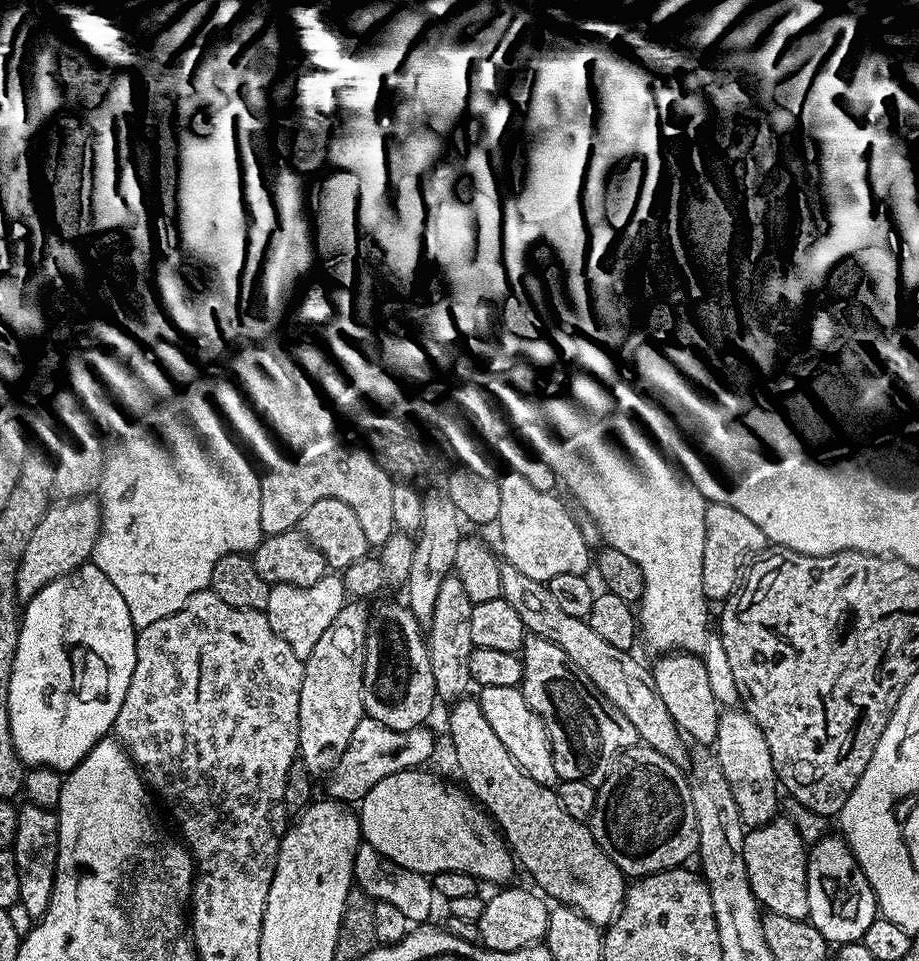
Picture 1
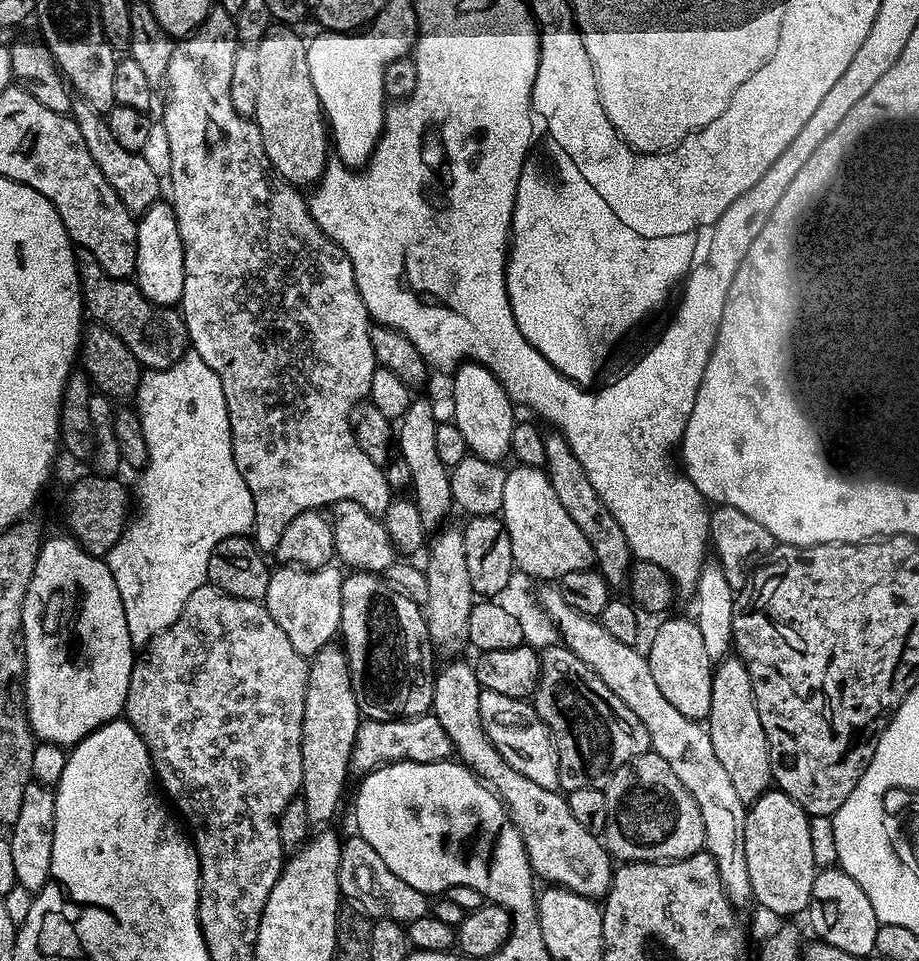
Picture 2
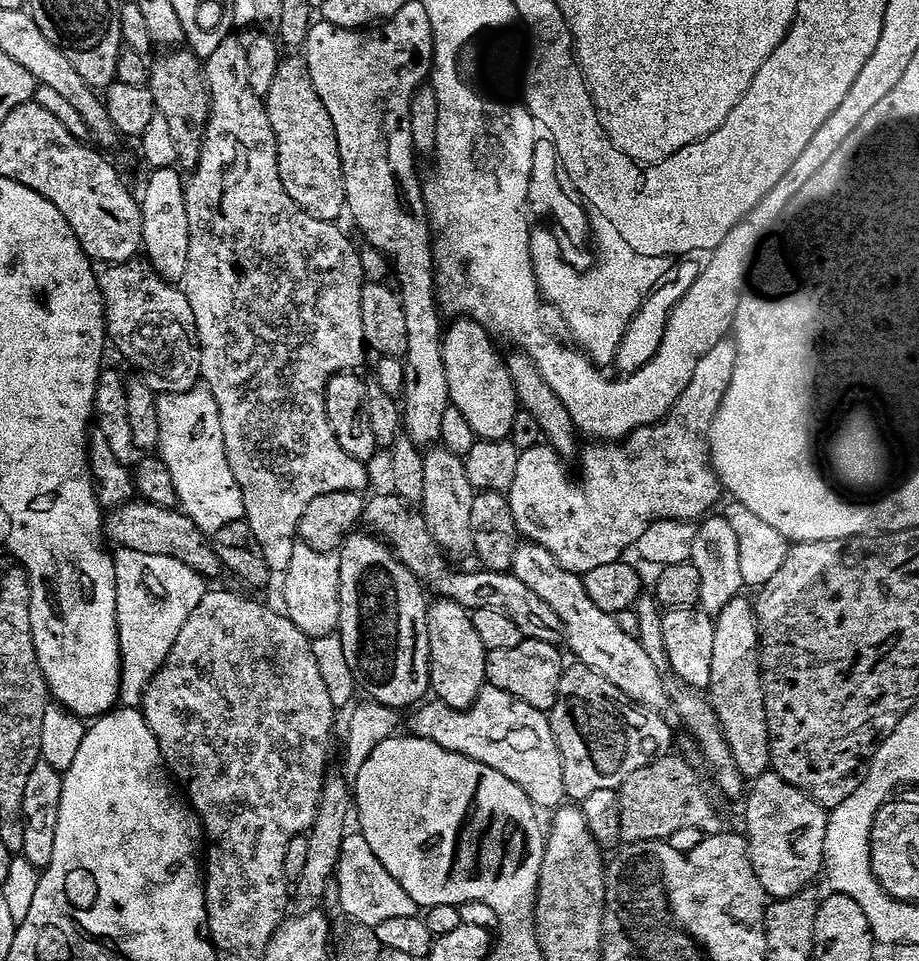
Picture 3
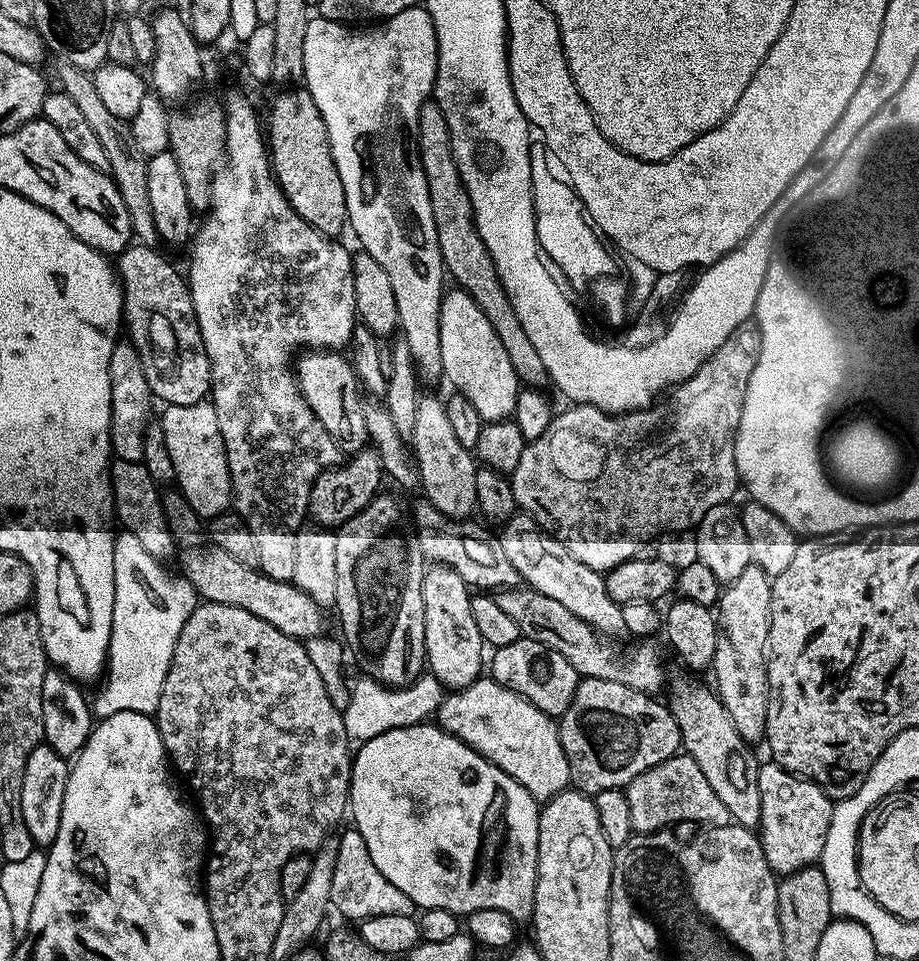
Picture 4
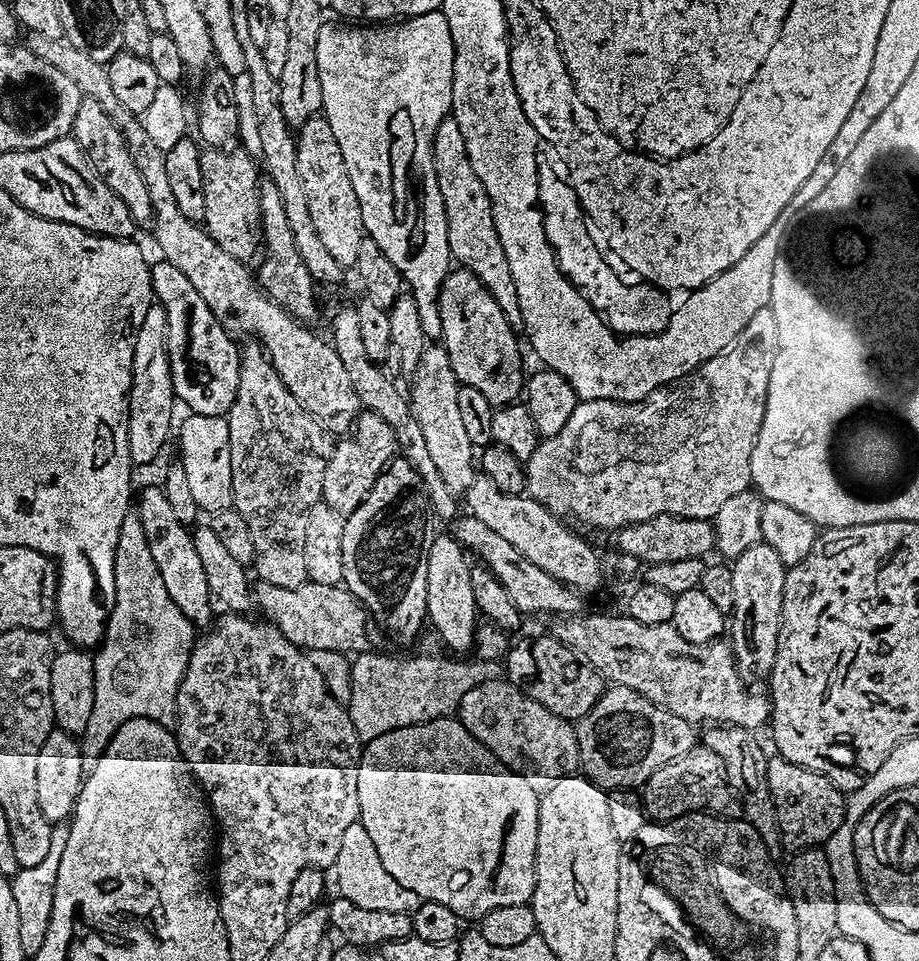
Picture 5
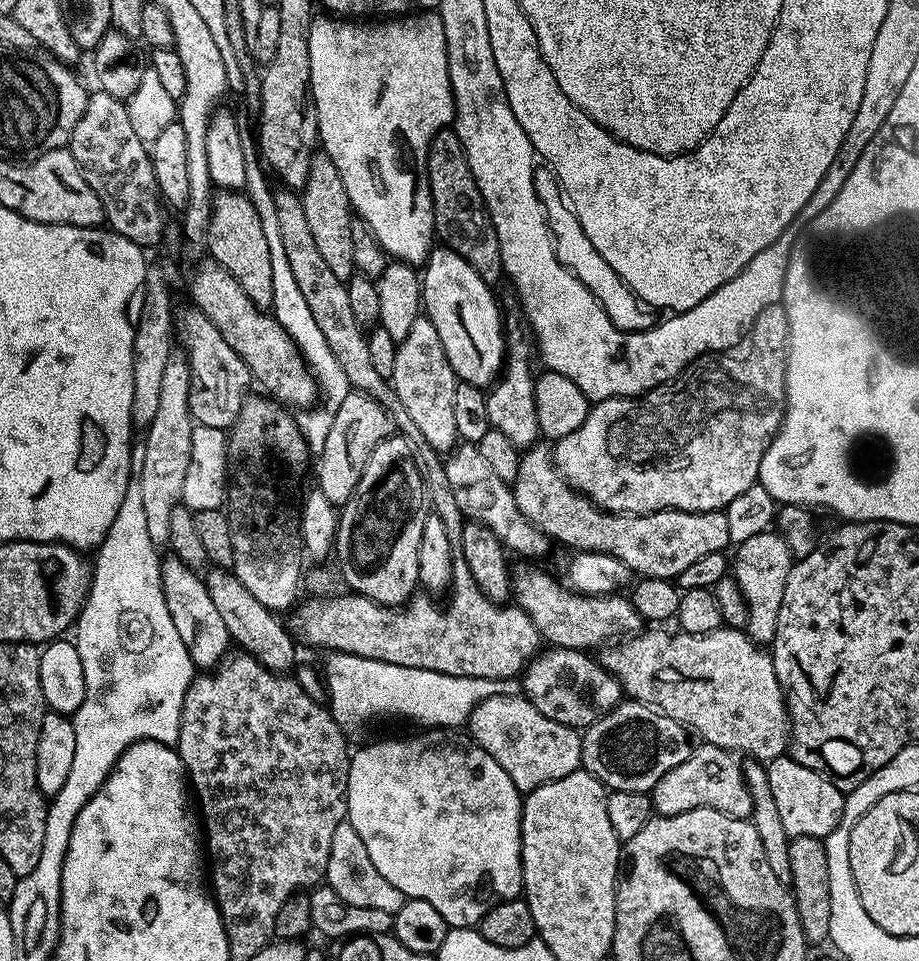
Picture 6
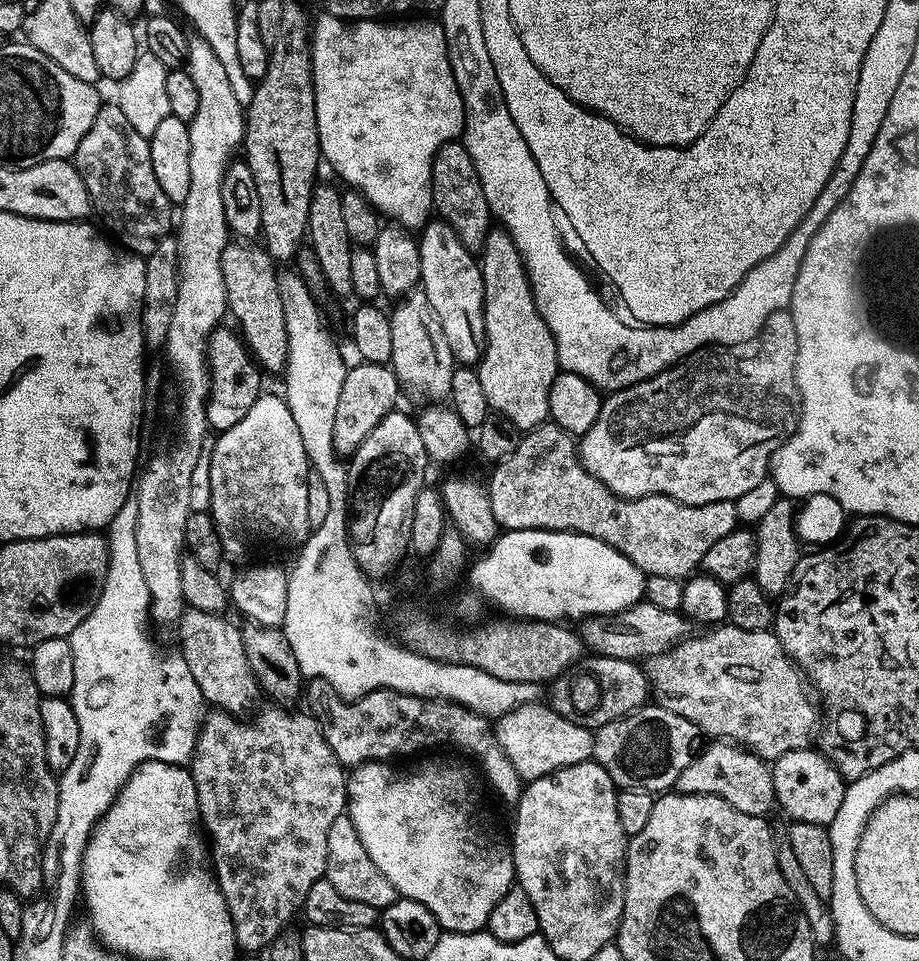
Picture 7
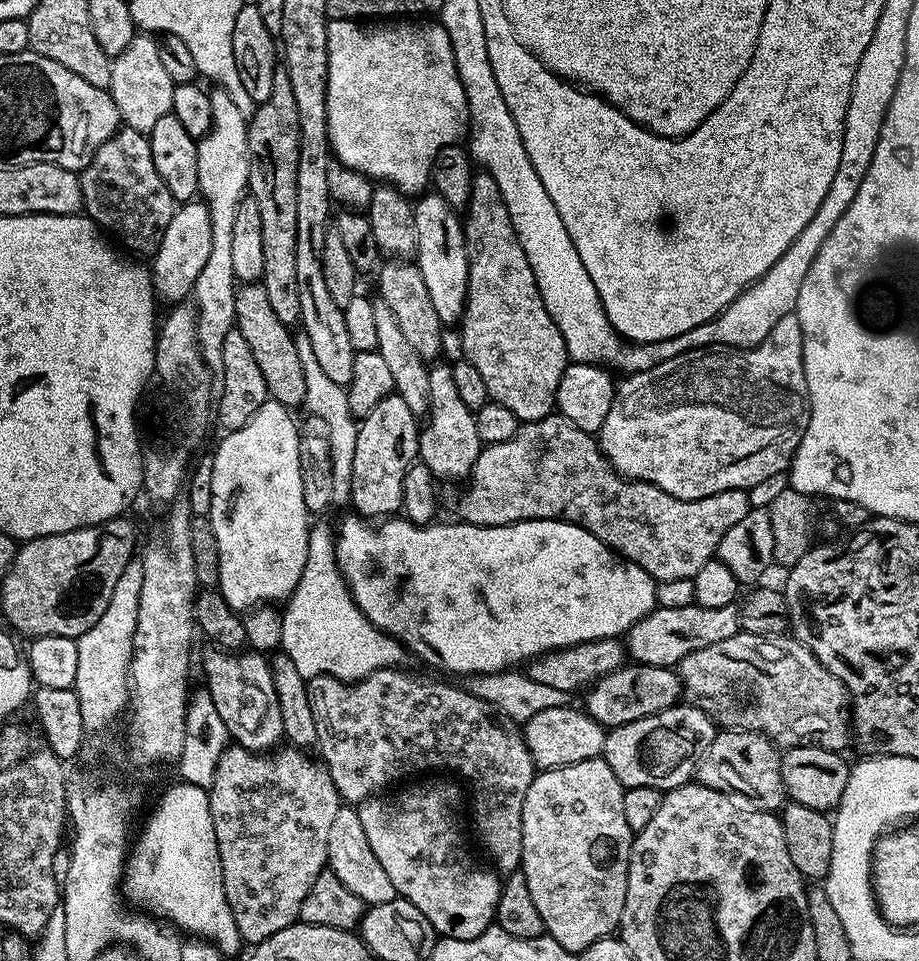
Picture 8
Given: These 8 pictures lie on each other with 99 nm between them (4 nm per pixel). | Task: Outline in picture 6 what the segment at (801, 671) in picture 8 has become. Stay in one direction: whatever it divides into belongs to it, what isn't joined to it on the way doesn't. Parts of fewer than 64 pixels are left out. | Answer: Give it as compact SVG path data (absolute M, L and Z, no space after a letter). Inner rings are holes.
M721 626L706 634L690 634L683 630L672 632L647 632L641 630L633 635L623 637L615 642L609 643L607 646L601 647L598 652L600 665L606 669L612 676L619 681L621 689L625 693L628 692L633 701L648 704L656 709L657 712L664 713L665 716L674 718L679 724L687 726L693 733L696 732L701 737L703 743L713 744L719 748L726 748L733 754L741 754L740 752L749 752L751 759L756 762L767 762L785 755L790 748L790 719L788 715L788 706L784 689L780 687L780 682L776 677L774 670L774 662L771 655L763 647L757 645L756 641L748 635L747 631Z

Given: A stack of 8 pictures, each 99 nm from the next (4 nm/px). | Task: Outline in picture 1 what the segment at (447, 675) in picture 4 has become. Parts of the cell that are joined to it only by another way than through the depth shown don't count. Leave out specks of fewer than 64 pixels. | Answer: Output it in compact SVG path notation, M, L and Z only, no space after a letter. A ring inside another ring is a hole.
M479 699L458 700L449 708L452 709L448 712L448 736L452 739L452 752L456 755L456 768L461 776L459 779L468 795L479 802L484 811L492 817L497 829L512 849L512 855L518 861L519 867L523 871L525 868L532 875L533 882L537 884L535 887L545 897L580 912L597 928L607 929L624 908L626 891L624 871L600 849L592 836L591 827L585 821L575 820L570 818L570 814L566 814L553 789L534 782L534 778L530 778L521 770L510 750L502 746L502 738L498 738L490 722L486 722L486 714L482 714Z

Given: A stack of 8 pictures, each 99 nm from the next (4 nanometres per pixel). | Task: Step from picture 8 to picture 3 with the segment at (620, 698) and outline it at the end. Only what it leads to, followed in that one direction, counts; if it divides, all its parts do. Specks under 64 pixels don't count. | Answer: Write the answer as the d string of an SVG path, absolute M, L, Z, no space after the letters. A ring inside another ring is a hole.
M527 638L518 642L518 646L487 650L484 679L490 686L498 686L498 690L506 690L506 694L514 694L514 698L522 698L522 702L546 714L554 706L558 694L558 678L566 667L565 661L560 661L560 650L550 642Z

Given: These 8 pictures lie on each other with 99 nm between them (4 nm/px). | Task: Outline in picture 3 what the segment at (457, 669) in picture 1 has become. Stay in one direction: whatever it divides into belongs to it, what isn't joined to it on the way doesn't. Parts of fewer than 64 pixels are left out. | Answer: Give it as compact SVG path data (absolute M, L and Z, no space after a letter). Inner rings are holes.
M432 446L424 452L422 498L419 507L434 542L440 547L441 552L449 557L469 555L472 552L470 502L473 495L474 490L470 486L470 478L466 478L461 457L442 446Z

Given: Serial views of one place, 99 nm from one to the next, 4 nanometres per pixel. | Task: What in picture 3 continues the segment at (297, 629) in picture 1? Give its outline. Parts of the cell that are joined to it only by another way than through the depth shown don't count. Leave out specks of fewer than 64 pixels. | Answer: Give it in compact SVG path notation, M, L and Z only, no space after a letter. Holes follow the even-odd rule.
M293 543L288 565L282 573L282 611L290 622L294 622L294 626L298 626L298 630L302 630L310 638L337 631L340 623L339 569L340 557L336 552L319 552L305 544Z

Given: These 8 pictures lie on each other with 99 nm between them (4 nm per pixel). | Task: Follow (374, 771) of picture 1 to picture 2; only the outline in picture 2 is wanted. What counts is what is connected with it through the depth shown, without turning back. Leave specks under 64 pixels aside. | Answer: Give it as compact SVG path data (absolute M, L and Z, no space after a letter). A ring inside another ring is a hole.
M431 714L423 716L405 716L402 720L361 719L354 746L352 747L353 773L367 774L382 764L396 764L399 760L410 762L438 762L447 760L454 749L442 722Z

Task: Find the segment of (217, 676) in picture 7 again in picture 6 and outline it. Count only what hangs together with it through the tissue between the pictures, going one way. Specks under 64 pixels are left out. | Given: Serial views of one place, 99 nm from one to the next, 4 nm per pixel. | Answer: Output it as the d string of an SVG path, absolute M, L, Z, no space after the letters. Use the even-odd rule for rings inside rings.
M176 555L163 557L160 566L160 581L166 598L166 606L170 610L170 618L174 618L174 626L186 642L186 650L190 654L193 665L200 670L211 670L224 659L230 648L230 637L214 601L210 599L208 585L198 577L197 569L186 566Z

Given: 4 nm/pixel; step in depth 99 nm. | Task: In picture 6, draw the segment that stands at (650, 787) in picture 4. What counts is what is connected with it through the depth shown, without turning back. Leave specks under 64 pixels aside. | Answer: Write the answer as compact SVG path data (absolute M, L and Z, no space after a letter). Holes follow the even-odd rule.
M701 743L693 747L682 766L674 766L674 770L662 774L660 781L652 787L650 795L653 809L662 816L677 816L686 810L713 808L734 818L749 819L752 814L752 795L745 769L742 764L740 768L736 760L739 759L728 749L713 744Z

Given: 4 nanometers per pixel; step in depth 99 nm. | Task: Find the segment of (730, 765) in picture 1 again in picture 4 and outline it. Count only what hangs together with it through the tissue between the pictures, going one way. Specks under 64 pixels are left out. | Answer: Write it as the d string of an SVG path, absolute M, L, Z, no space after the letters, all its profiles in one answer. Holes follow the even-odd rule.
M750 563L738 579L729 583L720 593L716 612L718 642L710 672L716 675L714 691L722 706L730 714L738 734L749 744L759 745L766 736L768 713L768 627L770 626L770 598L772 580L756 564Z

